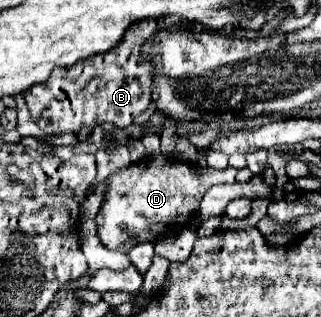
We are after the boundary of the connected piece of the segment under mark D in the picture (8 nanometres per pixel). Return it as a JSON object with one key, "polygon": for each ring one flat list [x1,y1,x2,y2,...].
{"polygon":[[162,154,146,158,151,159,132,163,130,167,120,169,108,177,110,185,96,215,96,225,100,241,106,243,106,249,110,251,130,253,138,243,158,241,160,237,178,233,194,217,204,193,212,185,240,183,250,181,254,177,254,173,248,167,192,167,188,163,176,161]]}

